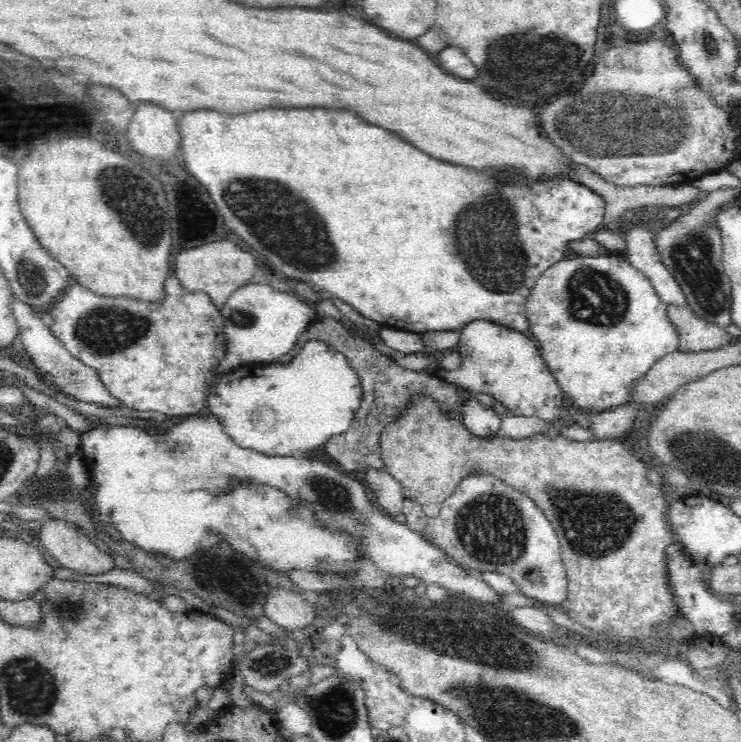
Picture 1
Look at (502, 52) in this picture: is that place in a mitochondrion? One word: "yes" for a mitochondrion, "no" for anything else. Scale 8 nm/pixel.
yes

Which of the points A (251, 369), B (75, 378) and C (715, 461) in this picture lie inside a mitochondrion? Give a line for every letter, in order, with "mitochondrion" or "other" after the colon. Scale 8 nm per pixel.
A: other
B: mitochondrion
C: mitochondrion

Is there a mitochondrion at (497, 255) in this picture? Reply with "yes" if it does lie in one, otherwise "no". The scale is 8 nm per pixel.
yes

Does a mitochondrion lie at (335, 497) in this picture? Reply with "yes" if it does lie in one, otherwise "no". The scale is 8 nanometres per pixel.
yes

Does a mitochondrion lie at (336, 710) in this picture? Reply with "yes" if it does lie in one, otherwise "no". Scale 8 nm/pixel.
yes

